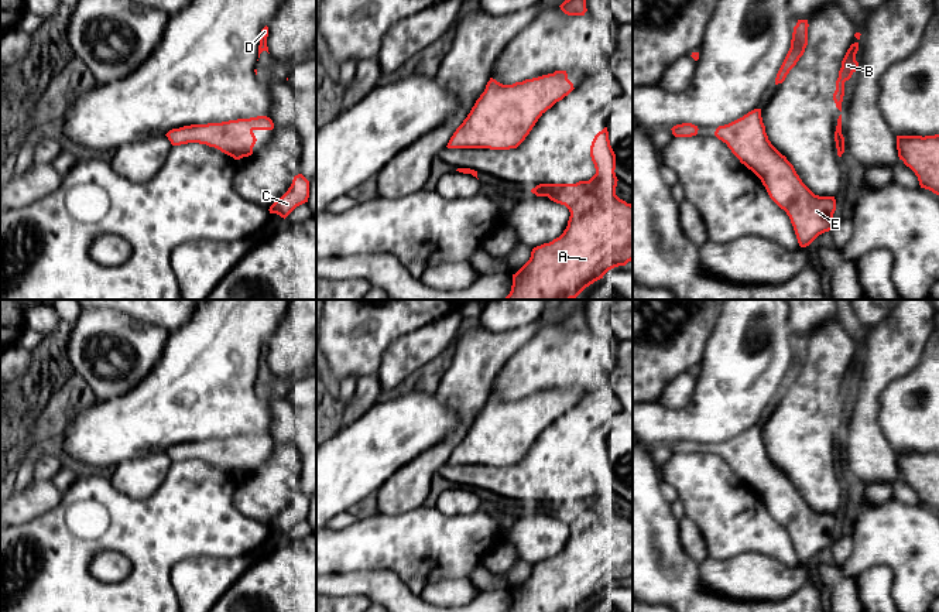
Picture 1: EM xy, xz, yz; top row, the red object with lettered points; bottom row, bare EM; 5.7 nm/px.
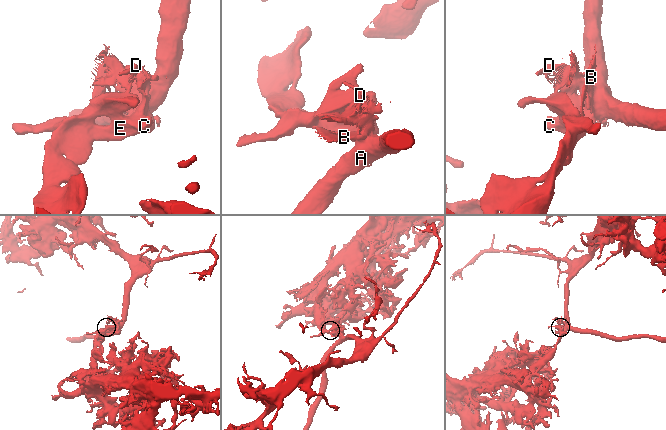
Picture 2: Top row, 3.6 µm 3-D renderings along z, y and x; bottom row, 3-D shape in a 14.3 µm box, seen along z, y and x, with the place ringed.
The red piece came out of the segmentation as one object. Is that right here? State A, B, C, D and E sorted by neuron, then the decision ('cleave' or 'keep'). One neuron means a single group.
groups A B D / C E; cleave

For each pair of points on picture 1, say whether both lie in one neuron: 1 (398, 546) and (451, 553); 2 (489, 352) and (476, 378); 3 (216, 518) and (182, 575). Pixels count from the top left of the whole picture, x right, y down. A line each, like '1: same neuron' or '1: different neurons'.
1: same neuron
2: same neuron
3: different neurons

